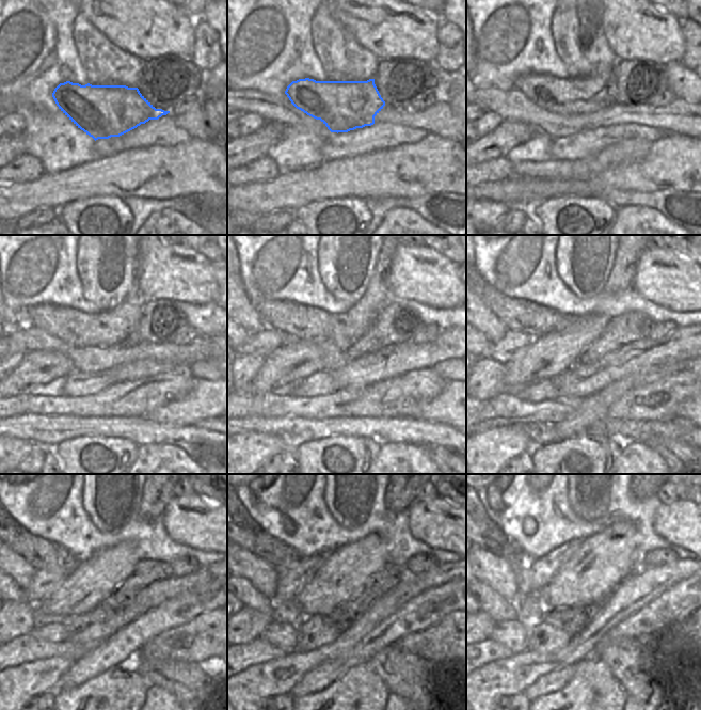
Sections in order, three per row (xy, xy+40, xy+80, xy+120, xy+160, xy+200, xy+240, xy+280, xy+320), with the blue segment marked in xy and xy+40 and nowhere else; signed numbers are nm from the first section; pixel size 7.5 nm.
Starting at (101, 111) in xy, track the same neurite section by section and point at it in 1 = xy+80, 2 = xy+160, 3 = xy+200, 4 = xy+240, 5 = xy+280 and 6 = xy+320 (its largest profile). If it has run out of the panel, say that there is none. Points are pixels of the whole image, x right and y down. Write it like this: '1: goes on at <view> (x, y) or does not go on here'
1: goes on at xy+80 (574, 95)
2: goes on at xy+160 (307, 324)
3: goes on at xy+200 (537, 320)
4: goes on at xy+240 (42, 554)
5: goes on at xy+280 (249, 535)
6: goes on at xy+320 (488, 535)

